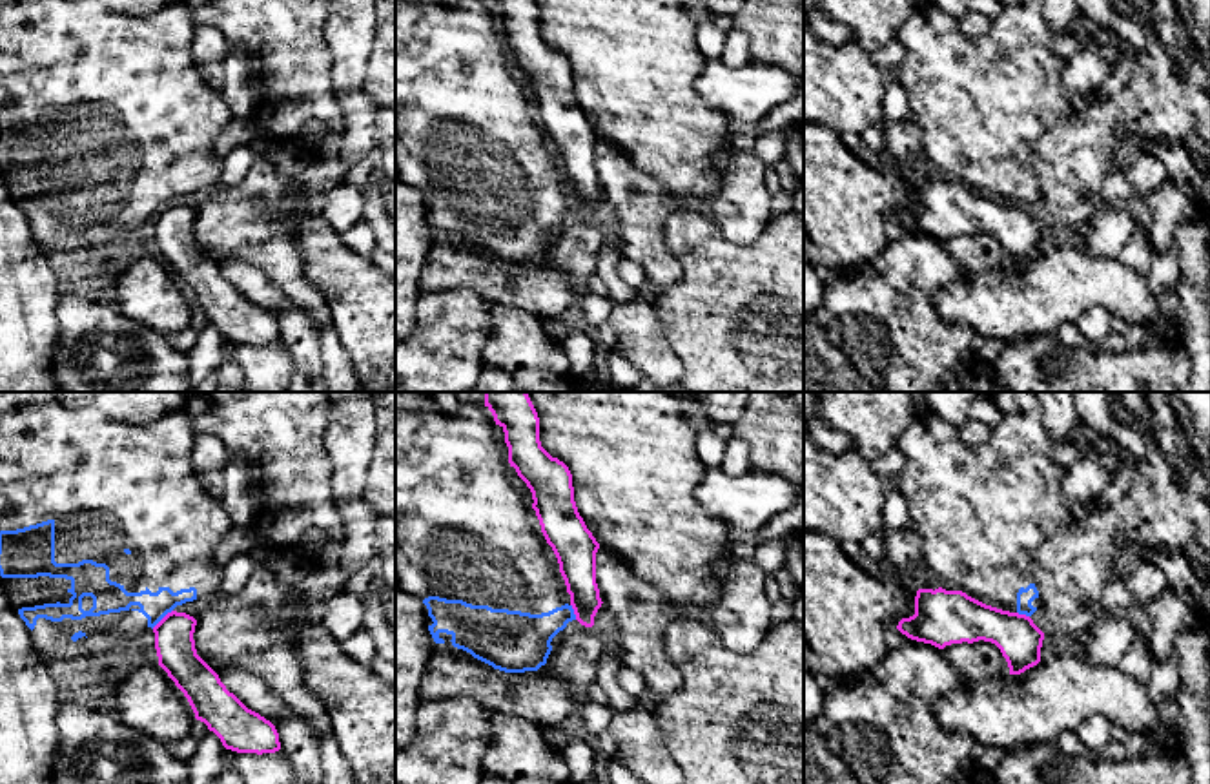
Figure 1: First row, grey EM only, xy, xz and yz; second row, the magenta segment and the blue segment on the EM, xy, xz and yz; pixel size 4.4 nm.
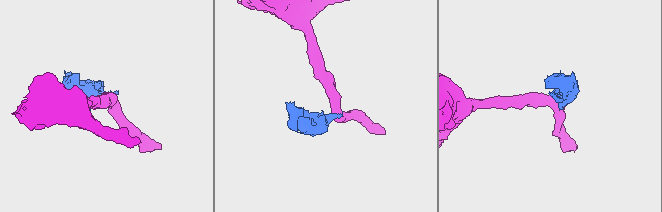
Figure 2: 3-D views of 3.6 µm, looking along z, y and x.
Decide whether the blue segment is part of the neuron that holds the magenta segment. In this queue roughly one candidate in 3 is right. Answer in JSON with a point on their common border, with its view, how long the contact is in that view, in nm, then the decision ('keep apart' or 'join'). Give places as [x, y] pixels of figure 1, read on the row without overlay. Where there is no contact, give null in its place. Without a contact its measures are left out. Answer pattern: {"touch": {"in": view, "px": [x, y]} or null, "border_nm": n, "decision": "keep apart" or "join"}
{"touch": {"in": "xy", "px": [163, 210]}, "border_nm": 130, "decision": "keep apart"}

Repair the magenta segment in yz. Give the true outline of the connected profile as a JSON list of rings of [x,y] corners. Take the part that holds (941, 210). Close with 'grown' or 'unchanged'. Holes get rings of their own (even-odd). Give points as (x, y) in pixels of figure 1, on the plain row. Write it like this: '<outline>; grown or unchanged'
[[[918,181],[915,206],[897,221],[911,232],[944,241],[979,232],[995,235],[1010,266],[1020,266],[1041,253],[1044,224],[1026,206],[986,197],[962,182]]]; unchanged

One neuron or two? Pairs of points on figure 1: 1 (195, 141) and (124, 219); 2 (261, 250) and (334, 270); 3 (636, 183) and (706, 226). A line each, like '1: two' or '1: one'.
1: one
2: two
3: two

